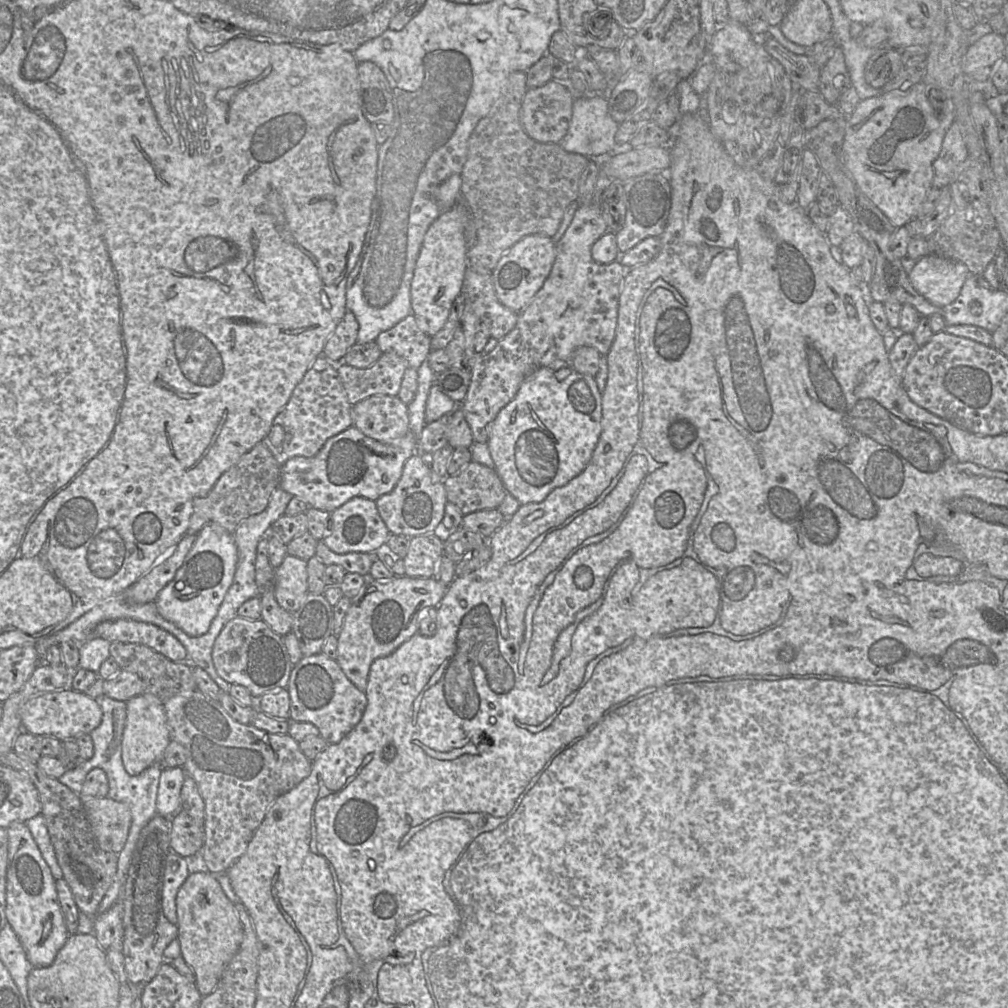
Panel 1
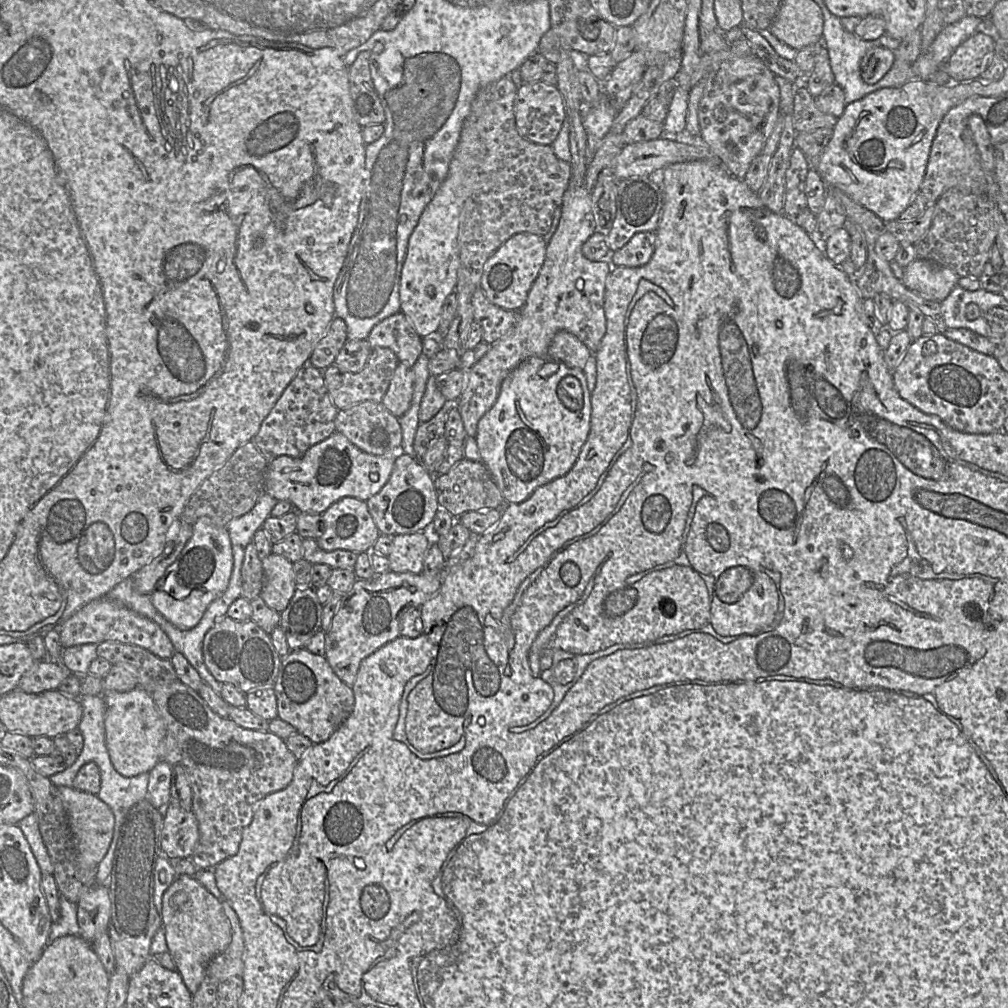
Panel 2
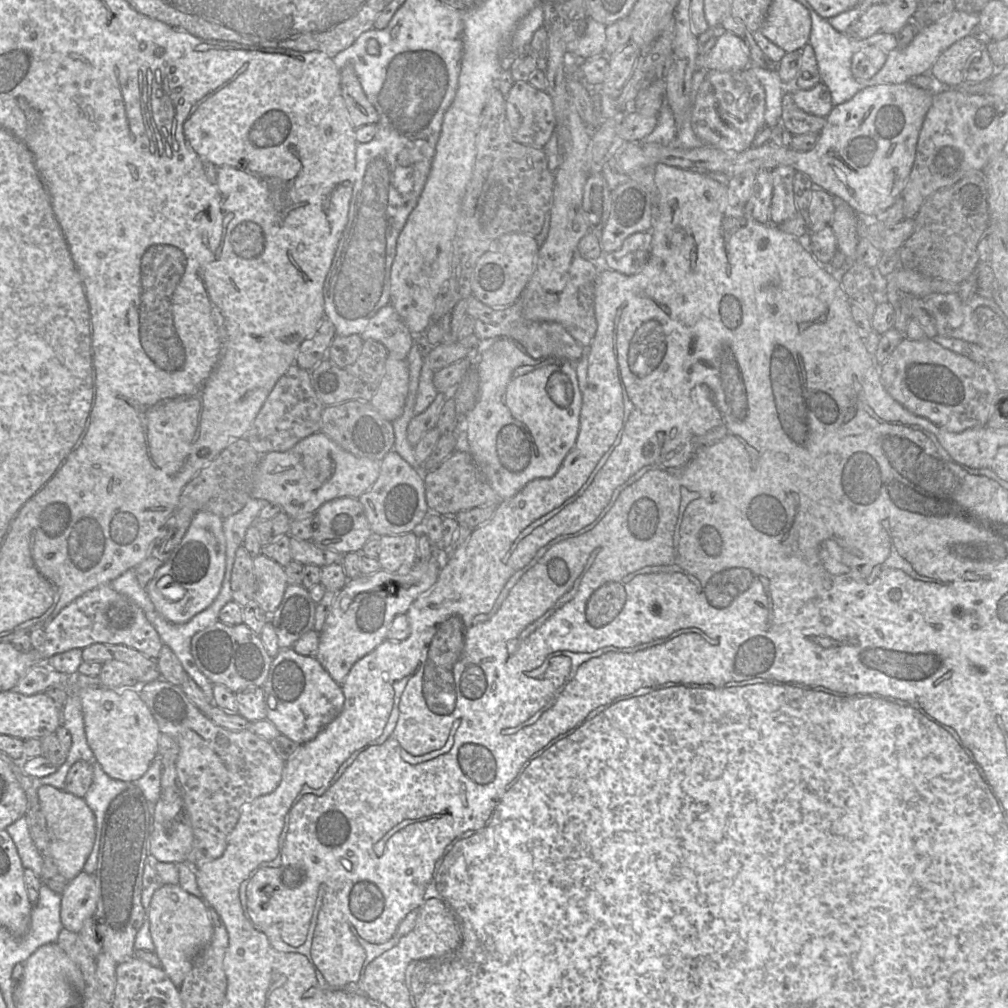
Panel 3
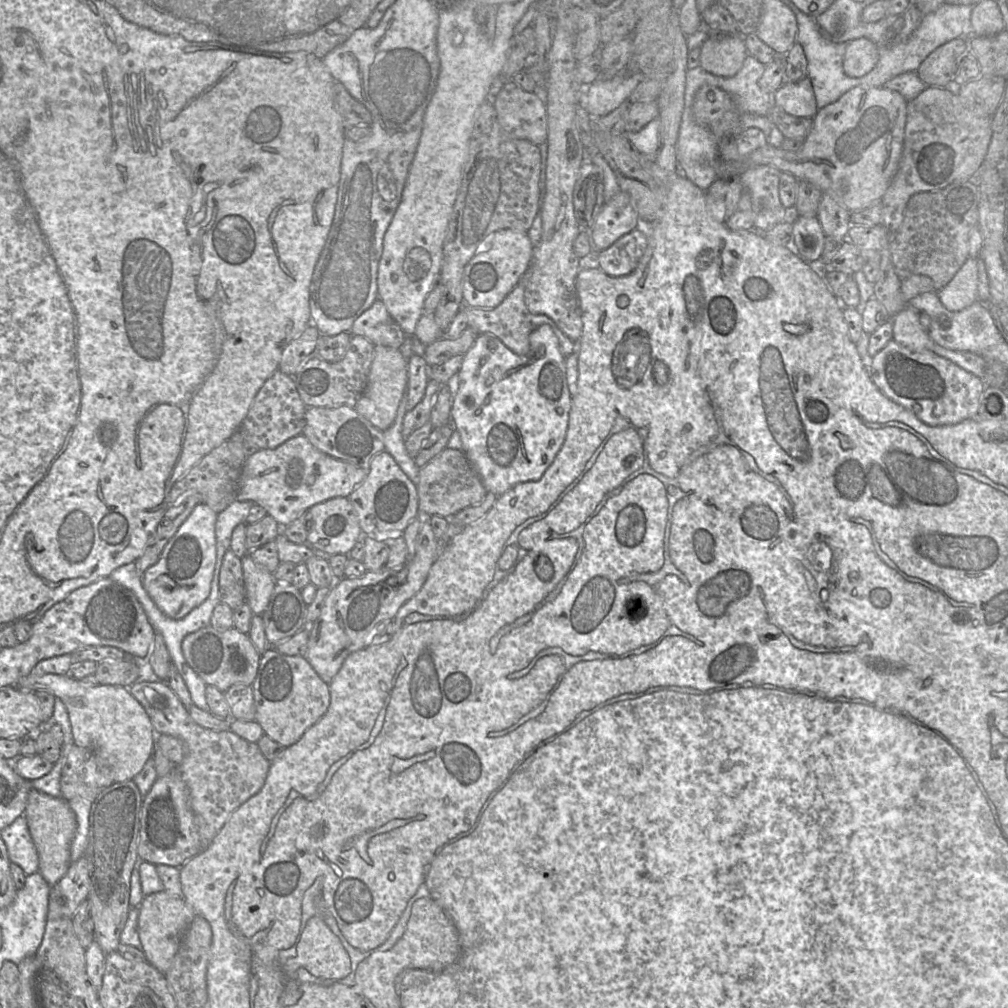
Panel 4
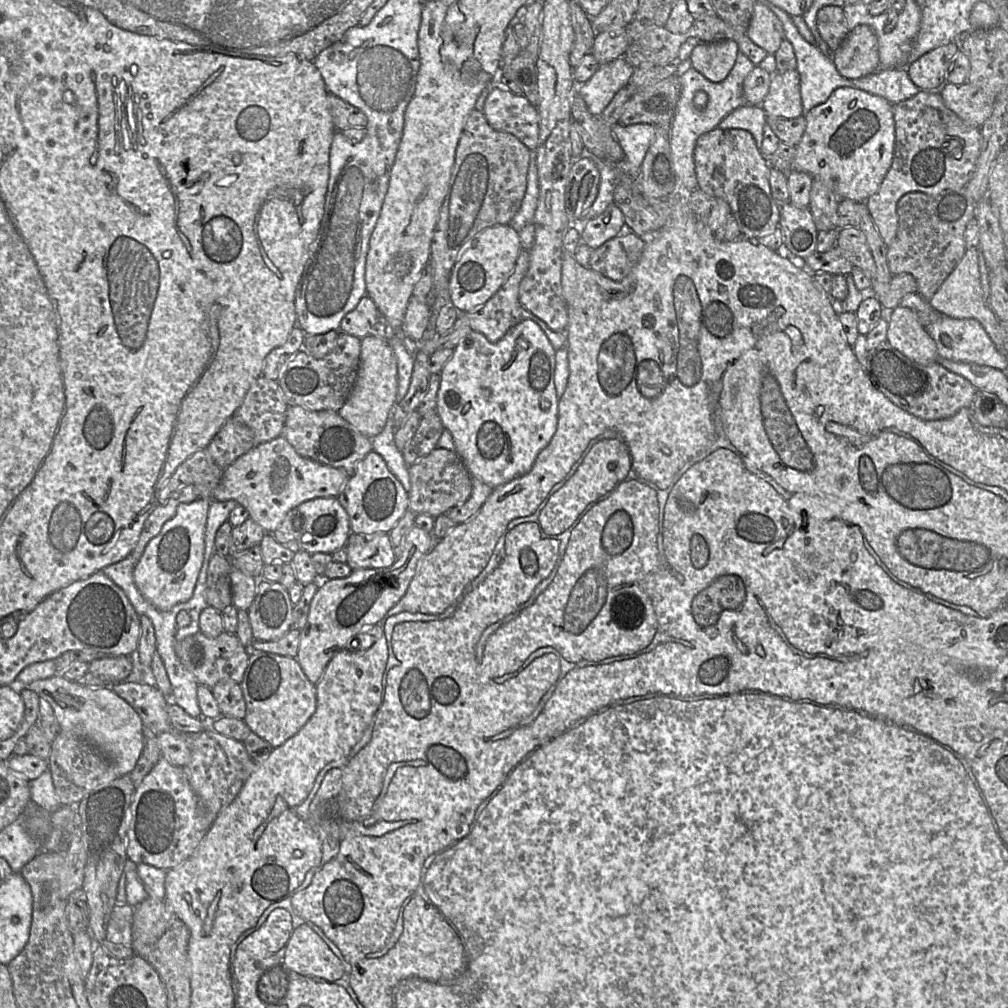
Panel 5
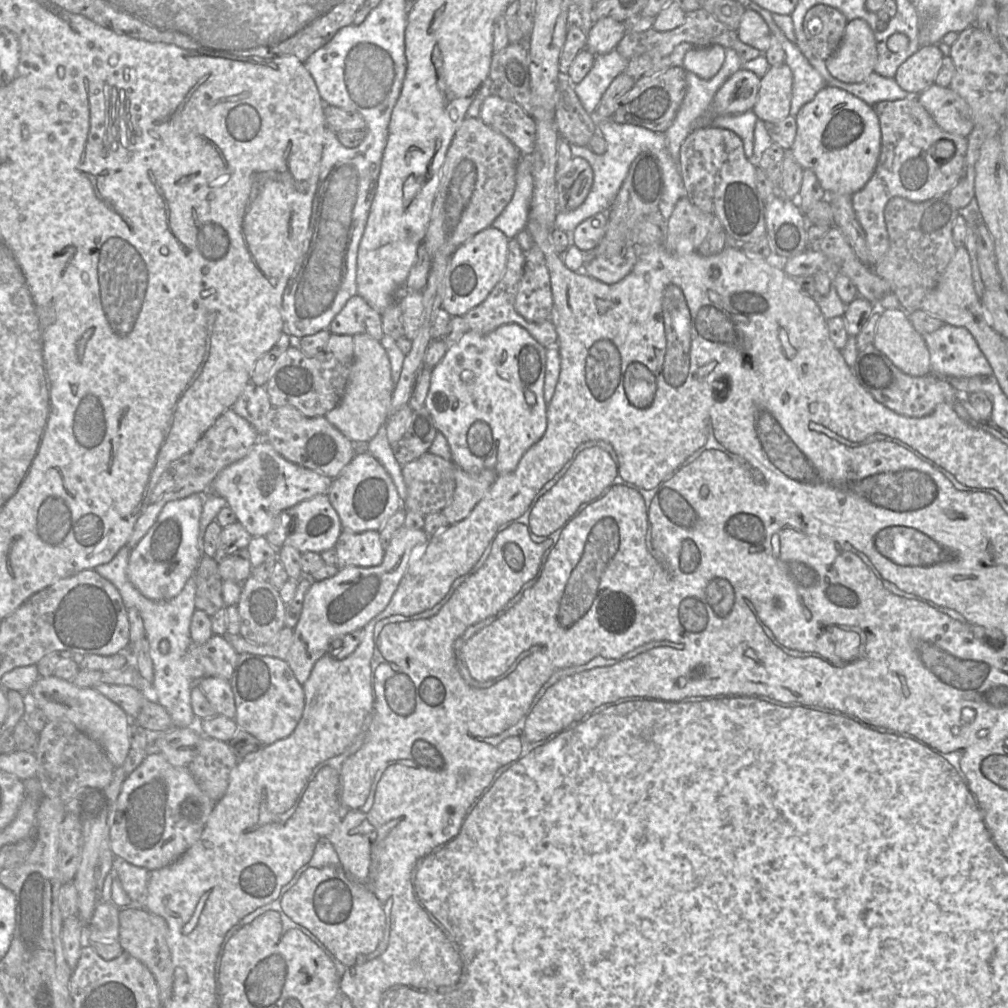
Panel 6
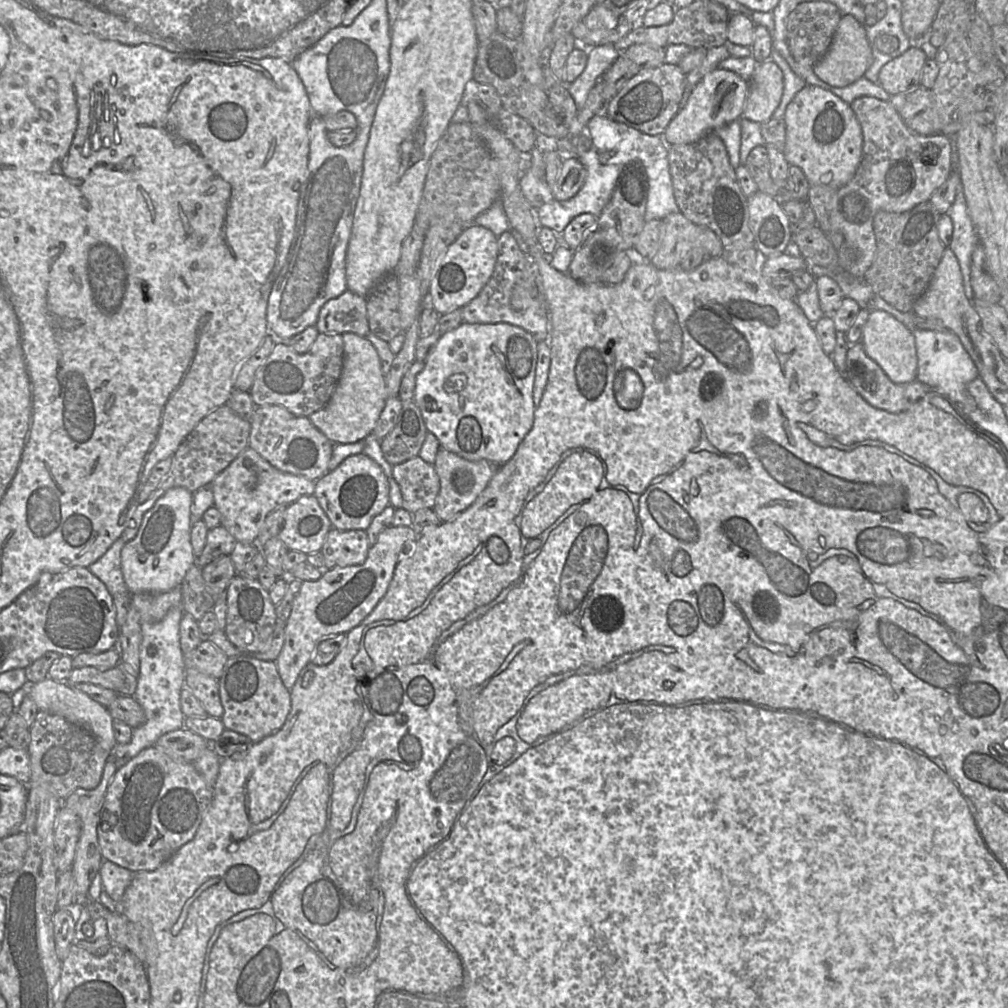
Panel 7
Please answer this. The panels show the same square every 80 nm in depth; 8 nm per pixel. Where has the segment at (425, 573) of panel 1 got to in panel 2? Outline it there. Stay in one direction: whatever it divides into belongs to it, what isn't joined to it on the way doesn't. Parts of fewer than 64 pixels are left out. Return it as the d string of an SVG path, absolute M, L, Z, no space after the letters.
M423 532L394 535L387 558L394 573L422 574L424 558L431 543Z

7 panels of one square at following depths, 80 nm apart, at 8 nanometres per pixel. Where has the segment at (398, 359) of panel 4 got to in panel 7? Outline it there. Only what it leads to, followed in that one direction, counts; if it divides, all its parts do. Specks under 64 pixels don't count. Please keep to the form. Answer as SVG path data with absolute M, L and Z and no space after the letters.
M343 333L343 367L328 403L308 418L332 443L354 443L370 435L387 398L385 375L373 344L354 333Z

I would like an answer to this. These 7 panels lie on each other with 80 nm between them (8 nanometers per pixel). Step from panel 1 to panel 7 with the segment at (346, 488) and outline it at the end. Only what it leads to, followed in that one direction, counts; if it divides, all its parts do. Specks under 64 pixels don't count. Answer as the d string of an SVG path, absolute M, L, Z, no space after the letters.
M255 450L242 451L212 481L214 507L221 515L224 527L239 543L253 543L265 518L280 506L288 506L302 496L313 495L315 481L282 472L272 466Z

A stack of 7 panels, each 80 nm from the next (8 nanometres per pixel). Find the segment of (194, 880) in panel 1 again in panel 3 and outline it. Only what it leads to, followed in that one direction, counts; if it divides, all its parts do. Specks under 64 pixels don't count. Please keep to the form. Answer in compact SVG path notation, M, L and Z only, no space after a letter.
M178 883L163 885L151 897L146 922L161 967L176 986L180 986L192 968L194 958L210 943L214 920L219 918L201 896L186 892Z

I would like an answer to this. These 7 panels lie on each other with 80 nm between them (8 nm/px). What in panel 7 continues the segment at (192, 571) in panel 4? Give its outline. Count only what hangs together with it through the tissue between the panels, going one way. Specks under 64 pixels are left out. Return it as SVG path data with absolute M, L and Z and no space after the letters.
M174 487L143 514L136 536L121 551L122 573L131 593L164 593L180 587L195 560L190 540L192 500L192 492Z

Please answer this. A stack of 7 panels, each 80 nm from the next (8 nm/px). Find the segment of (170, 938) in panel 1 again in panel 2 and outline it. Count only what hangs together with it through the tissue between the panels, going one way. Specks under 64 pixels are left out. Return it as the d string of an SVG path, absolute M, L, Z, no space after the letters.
M147 798L137 802L125 812L120 822L115 821L110 847L97 870L96 882L100 886L106 885L111 901L110 921L106 934L111 942L117 969L129 978L152 960L151 943L153 937L162 928L162 918L154 900L154 868L159 856L165 856L160 845L162 829L161 812L154 808Z

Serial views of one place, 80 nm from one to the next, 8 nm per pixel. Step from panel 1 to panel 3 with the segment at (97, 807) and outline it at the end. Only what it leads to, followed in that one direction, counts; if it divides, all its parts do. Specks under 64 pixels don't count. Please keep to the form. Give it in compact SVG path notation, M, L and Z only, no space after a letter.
M42 785L38 789L41 811L50 836L50 855L65 879L72 880L84 871L96 839L96 819L83 797L75 796L53 786Z

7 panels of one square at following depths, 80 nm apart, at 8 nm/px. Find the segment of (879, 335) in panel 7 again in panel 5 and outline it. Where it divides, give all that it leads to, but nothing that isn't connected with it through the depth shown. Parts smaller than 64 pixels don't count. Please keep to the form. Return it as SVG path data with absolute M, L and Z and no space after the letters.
M898 306L887 311L886 341L906 357L921 364L938 362L934 340L921 326L914 310Z

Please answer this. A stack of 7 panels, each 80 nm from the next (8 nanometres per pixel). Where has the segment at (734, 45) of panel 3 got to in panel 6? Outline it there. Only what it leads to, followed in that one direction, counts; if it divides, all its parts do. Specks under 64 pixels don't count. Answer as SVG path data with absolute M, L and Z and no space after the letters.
M721 45L694 47L689 50L681 67L686 72L692 72L702 79L713 78L725 61L726 48Z

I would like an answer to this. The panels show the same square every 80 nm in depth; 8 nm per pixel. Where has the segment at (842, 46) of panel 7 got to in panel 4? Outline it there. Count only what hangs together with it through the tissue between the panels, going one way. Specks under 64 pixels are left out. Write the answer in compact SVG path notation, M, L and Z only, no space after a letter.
M861 37L846 44L843 70L852 78L861 78L870 73L878 63L881 48L873 41Z

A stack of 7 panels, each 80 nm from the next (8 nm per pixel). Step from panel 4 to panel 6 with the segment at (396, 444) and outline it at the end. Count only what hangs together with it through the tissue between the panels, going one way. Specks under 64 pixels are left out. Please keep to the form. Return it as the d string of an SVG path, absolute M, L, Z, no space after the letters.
M382 425L379 431L377 432L377 434L369 442L366 442L366 443L367 443L366 453L371 454L385 468L385 470L391 477L397 489L400 499L403 501L403 508L404 508L404 501L407 497L407 489L406 489L406 485L405 485L403 475L402 475L402 466L398 463L398 461L396 460L393 454L391 445L387 437L387 431L386 431L385 425Z

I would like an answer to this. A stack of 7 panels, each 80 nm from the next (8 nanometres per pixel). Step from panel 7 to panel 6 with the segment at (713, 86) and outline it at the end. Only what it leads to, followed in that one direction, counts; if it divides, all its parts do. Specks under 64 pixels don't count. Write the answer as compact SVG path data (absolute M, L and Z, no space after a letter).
M741 69L731 75L719 88L714 97L712 120L707 121L708 124L698 127L697 129L712 126L712 121L719 116L726 114L739 114L752 110L758 98L760 82L761 78L749 70Z

